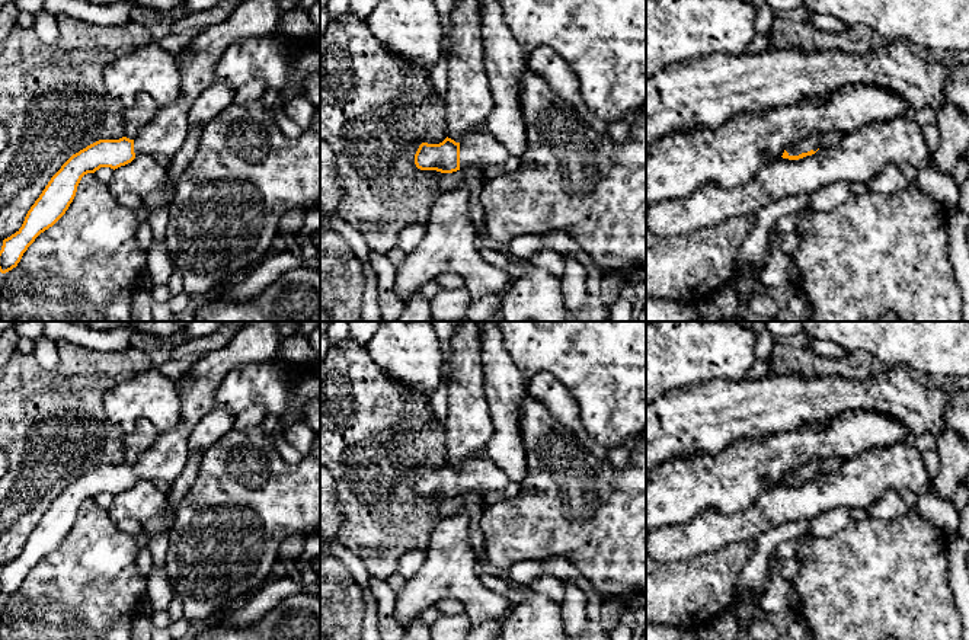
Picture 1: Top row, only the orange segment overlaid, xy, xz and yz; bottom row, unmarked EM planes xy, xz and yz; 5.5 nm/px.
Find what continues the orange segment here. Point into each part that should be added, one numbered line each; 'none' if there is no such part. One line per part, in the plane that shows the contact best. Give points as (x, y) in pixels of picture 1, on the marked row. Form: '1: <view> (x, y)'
1: yz (805, 144)

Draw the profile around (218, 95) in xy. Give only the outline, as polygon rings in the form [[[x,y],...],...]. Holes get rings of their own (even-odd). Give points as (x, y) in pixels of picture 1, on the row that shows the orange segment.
[[[214,81],[192,105],[188,113],[188,135],[179,151],[170,159],[170,182],[159,191],[143,198],[143,204],[151,212],[159,208],[166,196],[175,193],[178,182],[192,161],[198,150],[202,128],[223,109],[234,102],[234,90],[224,81]]]

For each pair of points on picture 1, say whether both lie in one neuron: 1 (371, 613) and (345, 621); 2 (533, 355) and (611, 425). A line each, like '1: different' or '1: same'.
1: different
2: same

